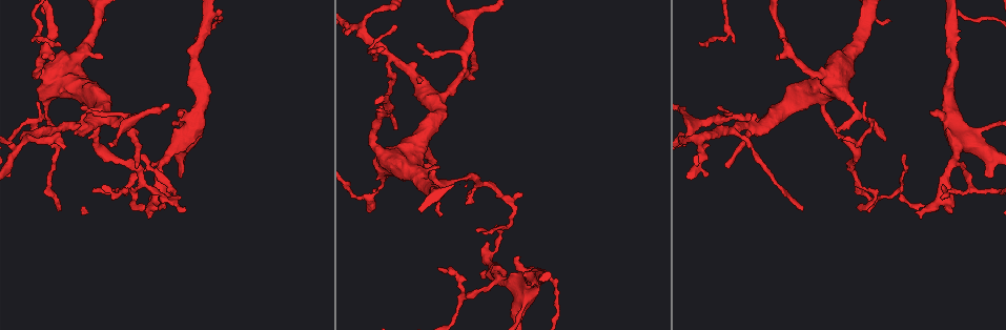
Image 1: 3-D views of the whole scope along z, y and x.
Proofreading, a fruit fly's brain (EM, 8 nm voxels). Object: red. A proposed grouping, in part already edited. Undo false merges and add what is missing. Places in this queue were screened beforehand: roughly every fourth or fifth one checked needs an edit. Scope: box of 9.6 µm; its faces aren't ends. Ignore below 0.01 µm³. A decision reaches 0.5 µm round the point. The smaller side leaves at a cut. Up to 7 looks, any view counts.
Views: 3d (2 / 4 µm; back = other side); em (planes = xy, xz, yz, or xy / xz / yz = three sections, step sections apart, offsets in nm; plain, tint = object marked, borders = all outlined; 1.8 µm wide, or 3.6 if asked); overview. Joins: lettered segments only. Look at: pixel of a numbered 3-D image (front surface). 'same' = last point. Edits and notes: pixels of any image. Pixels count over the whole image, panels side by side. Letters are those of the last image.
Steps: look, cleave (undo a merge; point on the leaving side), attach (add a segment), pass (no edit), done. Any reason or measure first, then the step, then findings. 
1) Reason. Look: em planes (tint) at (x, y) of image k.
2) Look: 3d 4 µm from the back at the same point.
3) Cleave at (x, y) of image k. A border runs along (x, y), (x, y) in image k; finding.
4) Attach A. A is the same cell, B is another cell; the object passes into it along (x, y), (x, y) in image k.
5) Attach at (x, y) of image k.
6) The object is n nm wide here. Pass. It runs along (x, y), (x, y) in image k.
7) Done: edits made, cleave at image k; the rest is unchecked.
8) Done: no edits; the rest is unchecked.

Sharp bend. Look: em planes (borders) at (371, 195) of image 1.

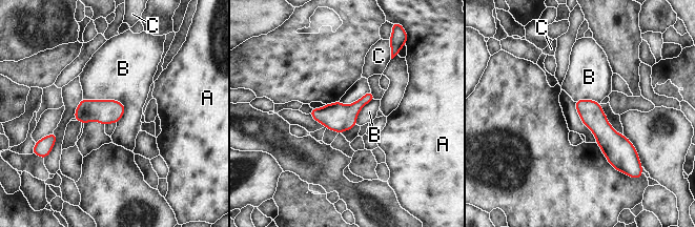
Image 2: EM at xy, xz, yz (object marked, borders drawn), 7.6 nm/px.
Pass. A, B and C are other cells; it runs along (579, 102), (615, 146), (615, 164) in image 2; one cell here.

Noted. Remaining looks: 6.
Calibre changes. Look: 3d 4 µm at (386, 159) of image 1.

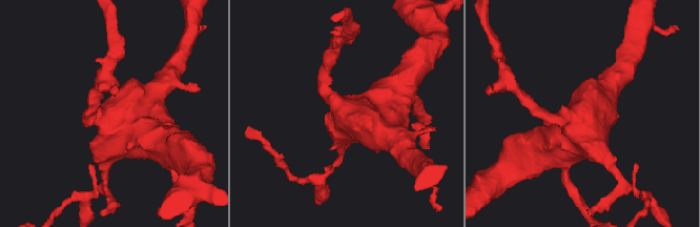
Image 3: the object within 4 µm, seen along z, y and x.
Look: em 3.6 µm xz step 8 (borders) at (581, 117) of image 3.

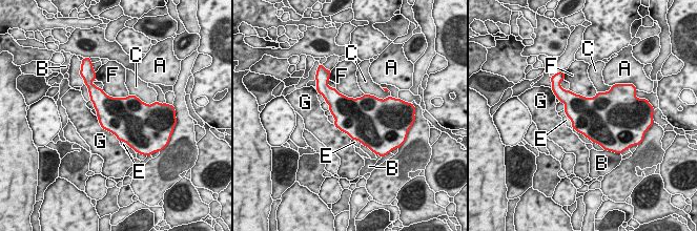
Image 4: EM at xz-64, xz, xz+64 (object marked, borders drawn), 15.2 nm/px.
Look: em 3.6 µm planes (borders) at the same point.

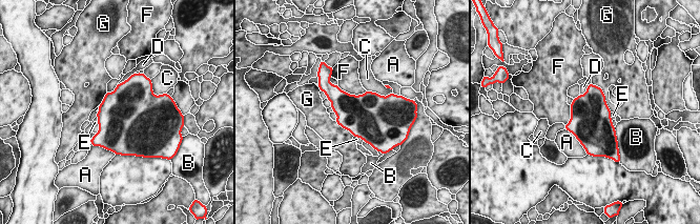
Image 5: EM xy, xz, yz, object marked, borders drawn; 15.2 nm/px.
Pass. A, B, C, D, E, F and G are other cells; a border runs along (353, 136), (357, 136), (364, 141) in image 5; one cell here.

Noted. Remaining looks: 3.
Thin end. Look: em planes (borders) at (139, 164) of image 1.

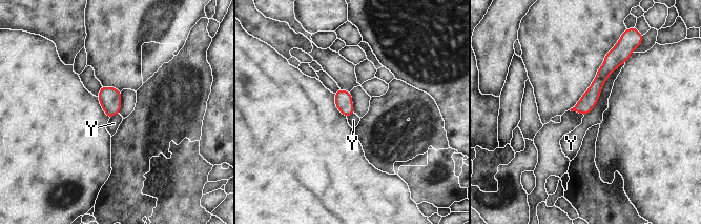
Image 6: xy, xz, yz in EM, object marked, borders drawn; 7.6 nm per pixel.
Pass. Y is another cell; it runs along (620, 59), (576, 108) in image 6; none of them fits.

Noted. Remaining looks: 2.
Done: no edits; the rest is unchecked.

